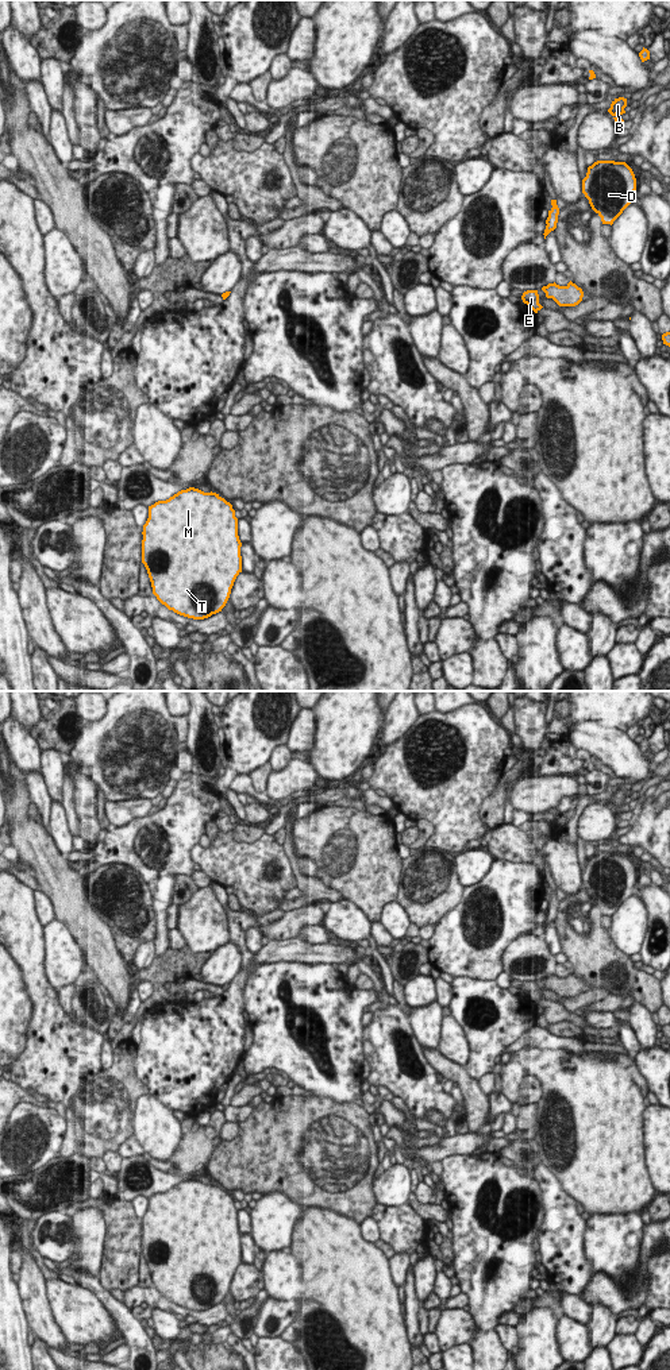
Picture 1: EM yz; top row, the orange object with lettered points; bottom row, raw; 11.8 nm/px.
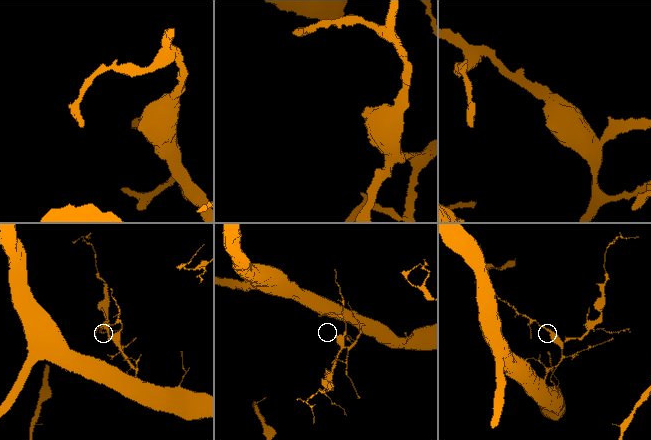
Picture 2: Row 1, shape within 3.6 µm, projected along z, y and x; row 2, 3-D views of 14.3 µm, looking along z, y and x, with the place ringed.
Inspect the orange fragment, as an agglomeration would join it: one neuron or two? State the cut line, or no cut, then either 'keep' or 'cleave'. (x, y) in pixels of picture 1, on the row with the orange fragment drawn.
no cut | keep

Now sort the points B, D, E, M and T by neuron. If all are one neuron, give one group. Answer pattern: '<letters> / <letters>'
B D E M T

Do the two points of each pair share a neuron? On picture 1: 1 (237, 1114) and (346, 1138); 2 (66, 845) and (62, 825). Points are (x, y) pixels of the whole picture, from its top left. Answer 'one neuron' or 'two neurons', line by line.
1: two neurons
2: one neuron

